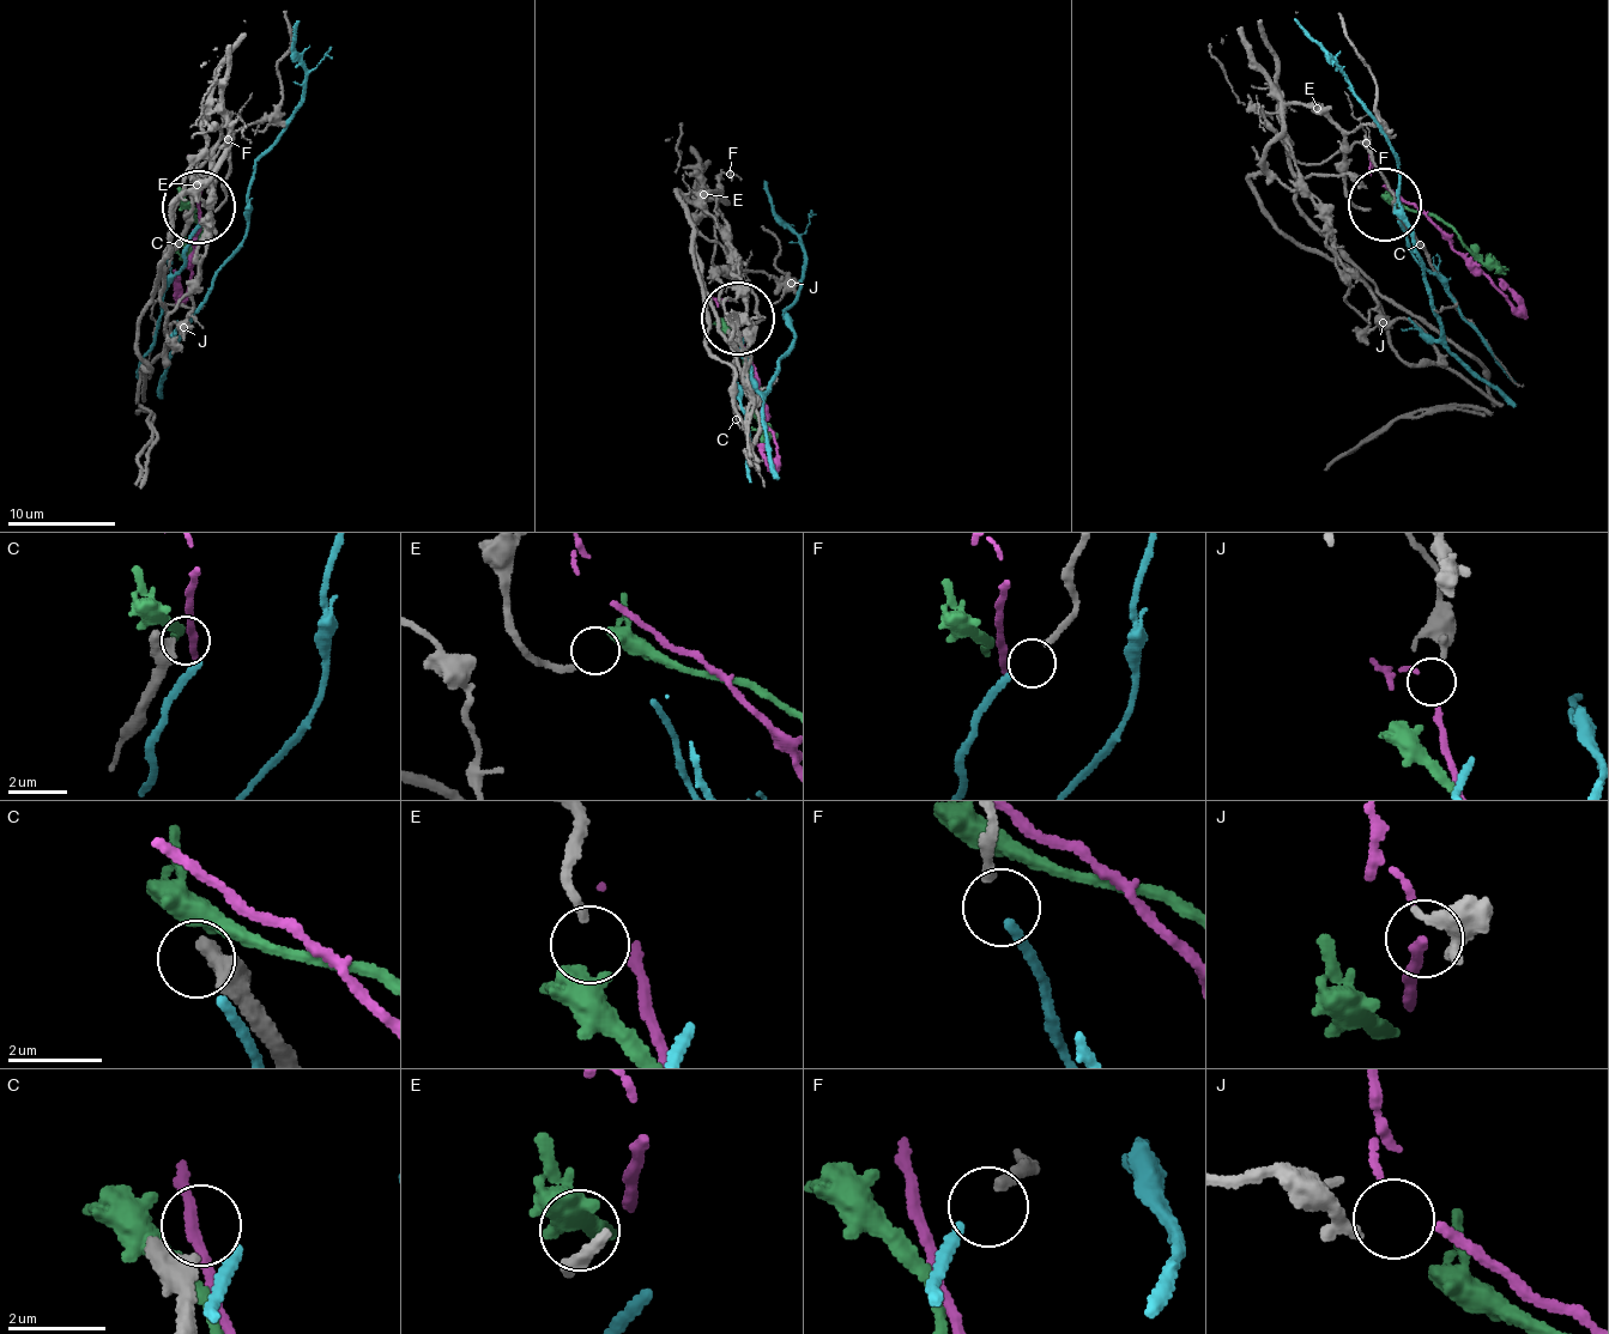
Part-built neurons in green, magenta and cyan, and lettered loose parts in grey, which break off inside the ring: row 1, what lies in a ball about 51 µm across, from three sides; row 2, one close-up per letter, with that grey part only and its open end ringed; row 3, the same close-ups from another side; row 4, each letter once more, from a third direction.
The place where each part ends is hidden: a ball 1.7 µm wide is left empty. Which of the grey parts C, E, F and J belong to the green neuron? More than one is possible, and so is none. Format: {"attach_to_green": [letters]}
{"attach_to_green": ["E"]}

